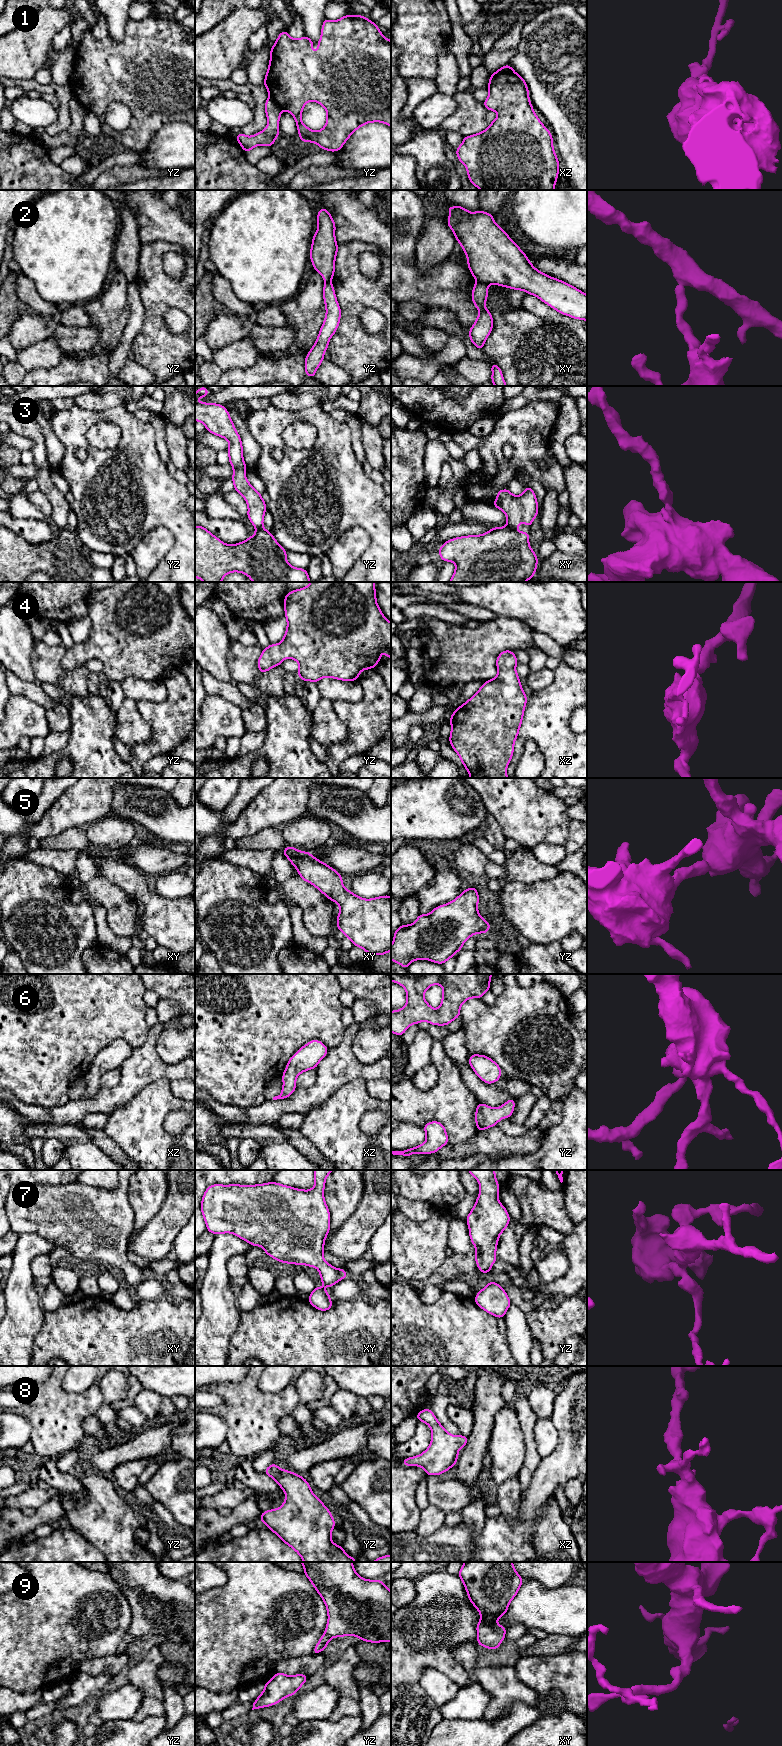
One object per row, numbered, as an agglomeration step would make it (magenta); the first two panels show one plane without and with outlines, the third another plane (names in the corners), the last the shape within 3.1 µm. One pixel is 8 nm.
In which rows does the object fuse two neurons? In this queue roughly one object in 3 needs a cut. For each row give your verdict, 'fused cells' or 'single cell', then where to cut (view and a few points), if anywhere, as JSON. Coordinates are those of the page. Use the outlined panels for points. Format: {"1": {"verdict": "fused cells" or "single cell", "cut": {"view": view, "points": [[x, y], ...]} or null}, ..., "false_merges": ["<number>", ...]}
{"1": {"verdict": "fused cells", "cut": {"view": "yz", "points": [[269, 96], [282, 109]]}}, "2": {"verdict": "fused cells", "cut": {"view": "xy", "points": [[477, 280], [486, 285]]}}, "3": {"verdict": "single cell", "cut": null}, "4": {"verdict": "single cell", "cut": null}, "5": {"verdict": "single cell", "cut": null}, "6": {"verdict": "single cell", "cut": null}, "7": {"verdict": "single cell", "cut": null}, "8": {"verdict": "single cell", "cut": null}, "9": {"verdict": "single cell", "cut": null}, "false_merges": ["1", "2"]}

